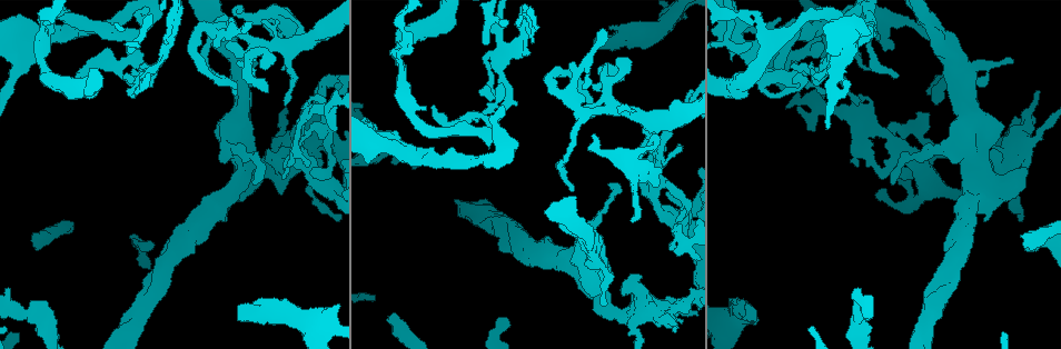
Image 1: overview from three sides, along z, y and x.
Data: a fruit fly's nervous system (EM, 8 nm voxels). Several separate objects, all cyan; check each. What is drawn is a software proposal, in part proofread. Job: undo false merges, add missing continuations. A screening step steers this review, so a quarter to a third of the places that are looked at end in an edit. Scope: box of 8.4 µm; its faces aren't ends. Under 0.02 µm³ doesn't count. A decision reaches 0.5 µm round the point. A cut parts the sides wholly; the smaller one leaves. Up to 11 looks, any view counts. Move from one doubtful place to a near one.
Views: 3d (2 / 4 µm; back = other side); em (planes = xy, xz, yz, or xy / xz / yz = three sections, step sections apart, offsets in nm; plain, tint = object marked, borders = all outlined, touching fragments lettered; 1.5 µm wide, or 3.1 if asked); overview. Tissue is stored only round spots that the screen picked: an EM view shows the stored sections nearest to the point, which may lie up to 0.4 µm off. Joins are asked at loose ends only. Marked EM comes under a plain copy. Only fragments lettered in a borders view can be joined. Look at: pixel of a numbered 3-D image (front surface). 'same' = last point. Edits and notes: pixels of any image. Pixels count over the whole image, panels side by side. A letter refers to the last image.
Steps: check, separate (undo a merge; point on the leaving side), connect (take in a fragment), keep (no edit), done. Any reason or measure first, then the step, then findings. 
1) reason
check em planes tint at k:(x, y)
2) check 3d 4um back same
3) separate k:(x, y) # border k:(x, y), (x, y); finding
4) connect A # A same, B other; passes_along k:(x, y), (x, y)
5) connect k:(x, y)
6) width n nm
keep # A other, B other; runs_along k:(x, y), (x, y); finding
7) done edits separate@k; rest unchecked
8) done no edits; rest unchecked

check 3d 4um at 1:(672, 329)

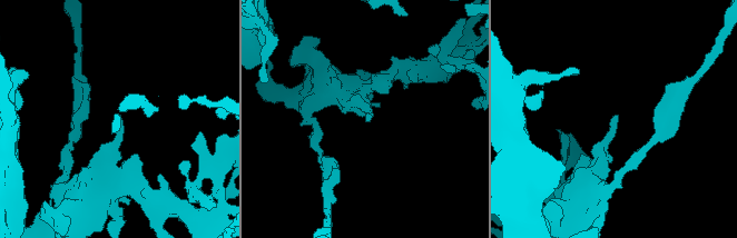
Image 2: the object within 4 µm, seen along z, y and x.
now the EM
check em xy step 8 tint at 2:(617, 117)

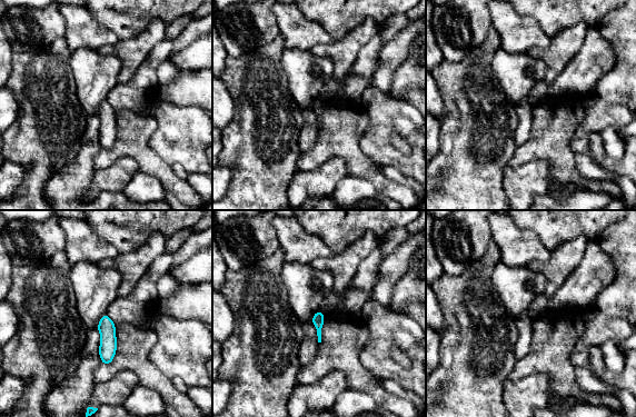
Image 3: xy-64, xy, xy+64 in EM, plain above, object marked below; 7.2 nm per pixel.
check em xy step 8 borders same

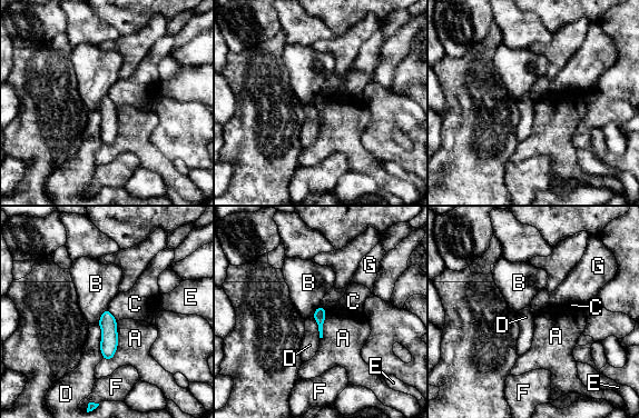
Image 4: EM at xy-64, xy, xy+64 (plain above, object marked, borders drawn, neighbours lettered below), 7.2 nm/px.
longest_contact A 300 nm
keep # A other, B other, C other, D other, E other, F other, G other; runs_along 4:(107, 312), (108, 357); no lettered fragment goes on from it

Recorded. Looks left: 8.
thin end
check 3d 4um at 1:(608, 183)

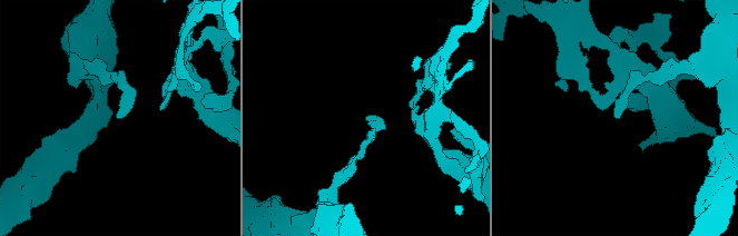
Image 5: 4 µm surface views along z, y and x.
check em yz step 4 tint at 5:(618, 118)

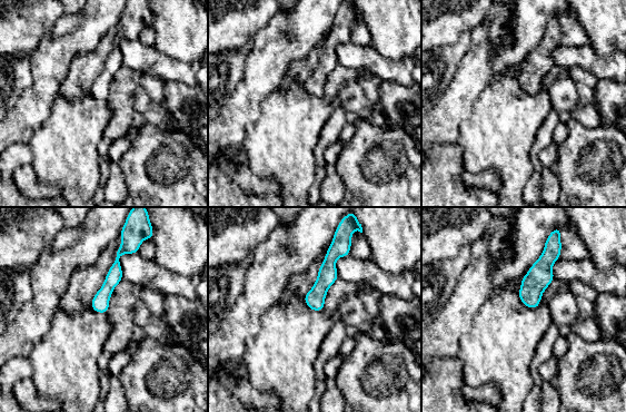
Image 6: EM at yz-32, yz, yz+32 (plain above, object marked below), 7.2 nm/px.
cut it another way
check em planes borders same

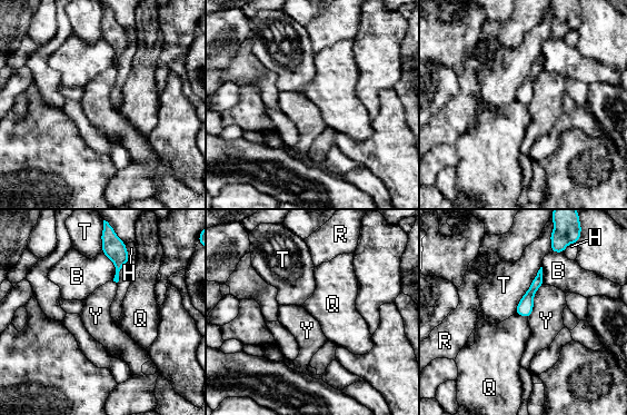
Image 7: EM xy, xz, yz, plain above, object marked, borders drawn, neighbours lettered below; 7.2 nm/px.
longest_contact T 400 nm
keep # B other, H other, Q other, R other, T other, Y other; border 7:(543, 284), (527, 317); none of them fits

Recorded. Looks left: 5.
an open end
check 3d 2um at 1:(263, 21)

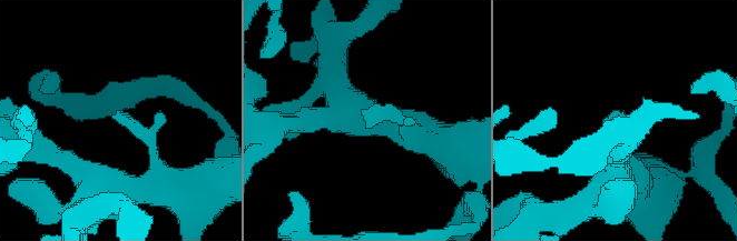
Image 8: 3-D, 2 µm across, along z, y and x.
check em xy step 4 borders at 8:(364, 113)

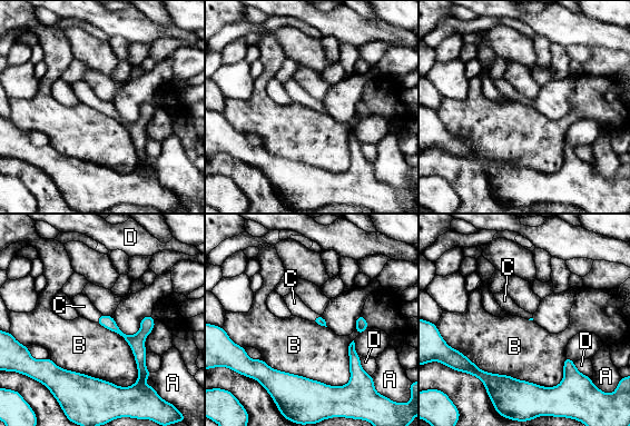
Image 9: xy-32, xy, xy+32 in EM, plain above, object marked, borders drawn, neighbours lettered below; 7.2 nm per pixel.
connect C # A other, B other, C same, D other; passes_along 9:(105, 320), (98, 318), (84, 306); the neuron continues

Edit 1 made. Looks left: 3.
redraw
check overview

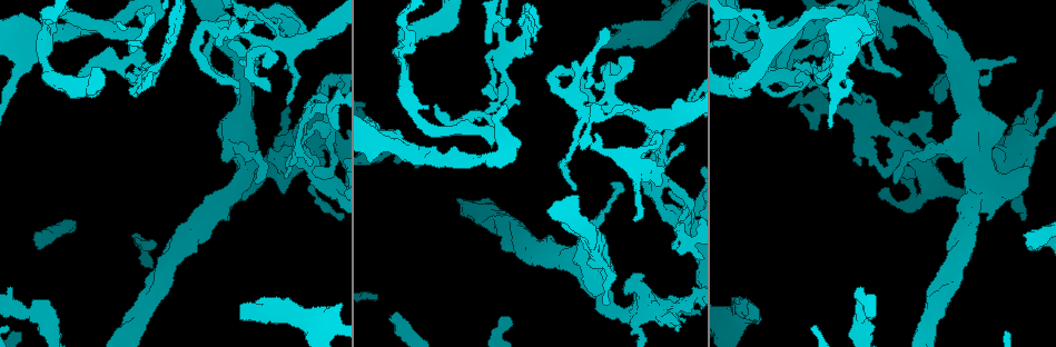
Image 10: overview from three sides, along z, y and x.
stops while still wide
check 3d 2um back at 10:(240, 318)

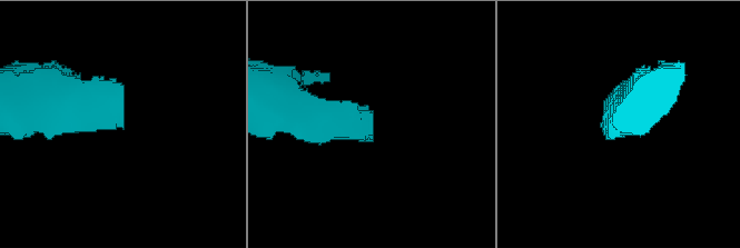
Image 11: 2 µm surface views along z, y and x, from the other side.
check em planes borders at 11:(121, 127)

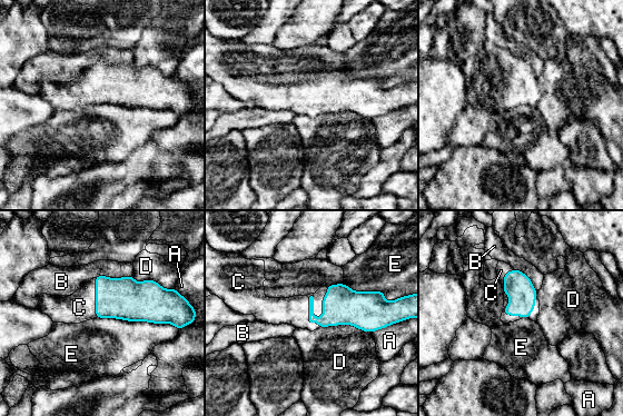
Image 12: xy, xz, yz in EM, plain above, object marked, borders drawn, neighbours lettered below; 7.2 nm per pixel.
connect C # A other, B other, C same, D other, E other; passes_along 12:(340, 306), (313, 305), (294, 310); it goes on there

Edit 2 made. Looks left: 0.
done edits connect@9, connect@12; rest unchecked

